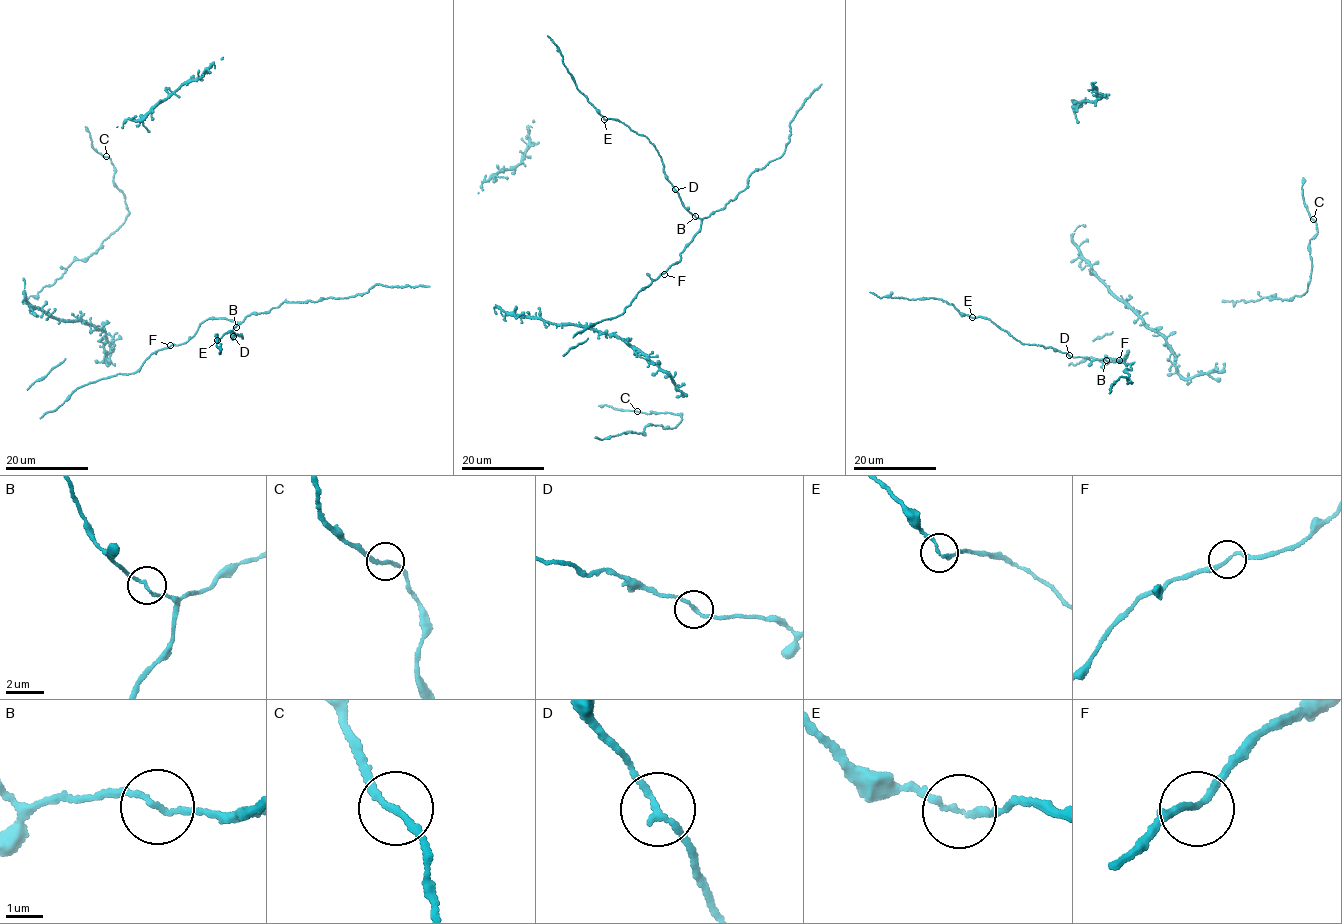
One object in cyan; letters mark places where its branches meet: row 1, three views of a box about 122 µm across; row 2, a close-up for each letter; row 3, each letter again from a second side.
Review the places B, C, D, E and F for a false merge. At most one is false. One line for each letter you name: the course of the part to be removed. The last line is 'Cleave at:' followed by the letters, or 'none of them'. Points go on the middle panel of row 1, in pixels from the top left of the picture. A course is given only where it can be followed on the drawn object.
Cleave at: none of them

